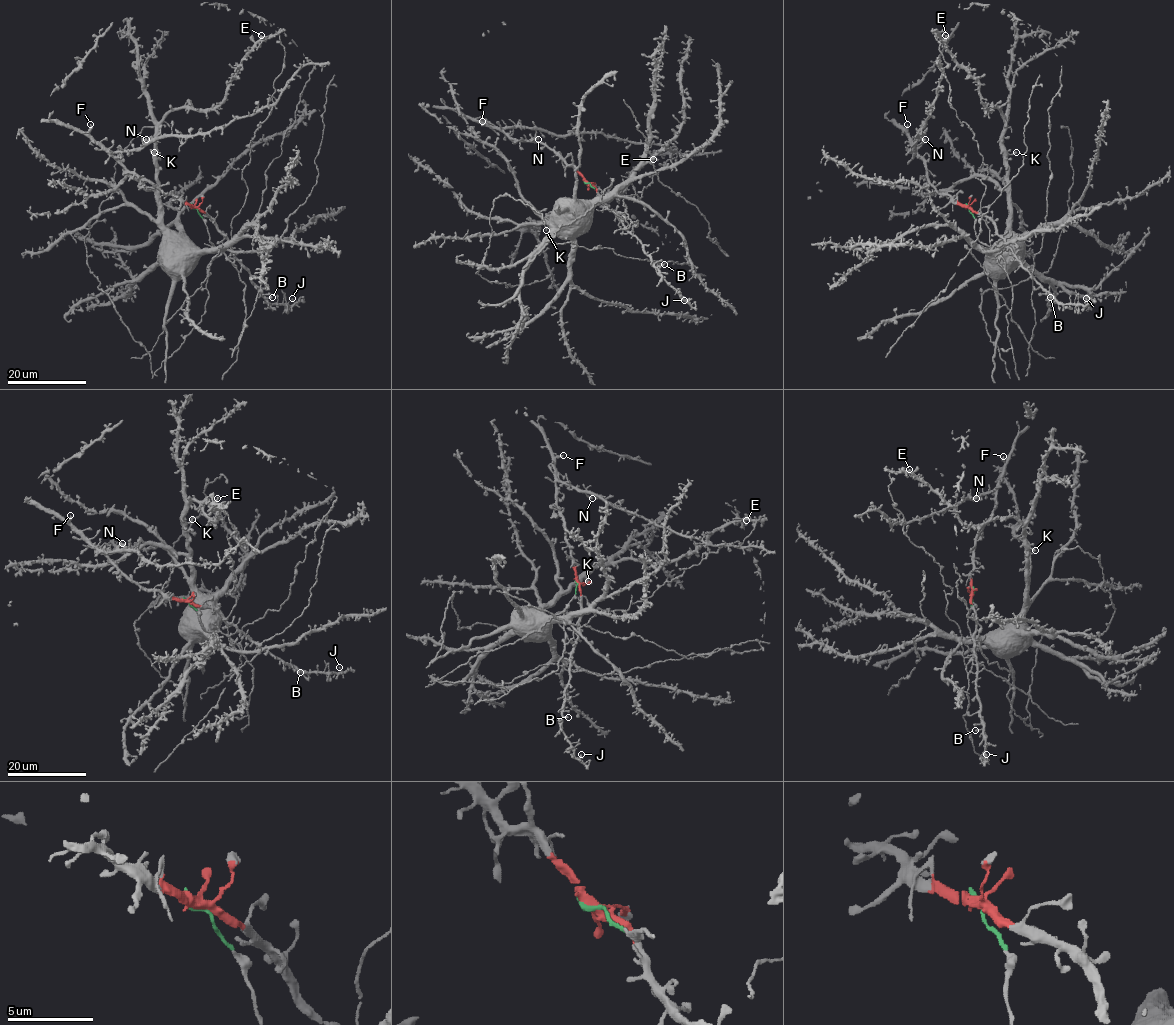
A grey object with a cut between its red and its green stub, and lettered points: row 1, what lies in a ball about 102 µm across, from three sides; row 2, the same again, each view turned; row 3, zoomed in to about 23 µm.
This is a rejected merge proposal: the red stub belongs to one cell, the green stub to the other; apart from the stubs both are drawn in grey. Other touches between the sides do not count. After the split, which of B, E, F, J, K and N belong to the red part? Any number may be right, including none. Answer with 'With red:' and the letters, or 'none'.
With red: B, F, J, N

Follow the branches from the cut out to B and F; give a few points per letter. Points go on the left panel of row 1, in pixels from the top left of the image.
B: (193, 207), (198, 207), (214, 222), (258, 291), (264, 297), (272, 297)
F: (193, 207), (127, 171), (89, 133), (90, 124)

